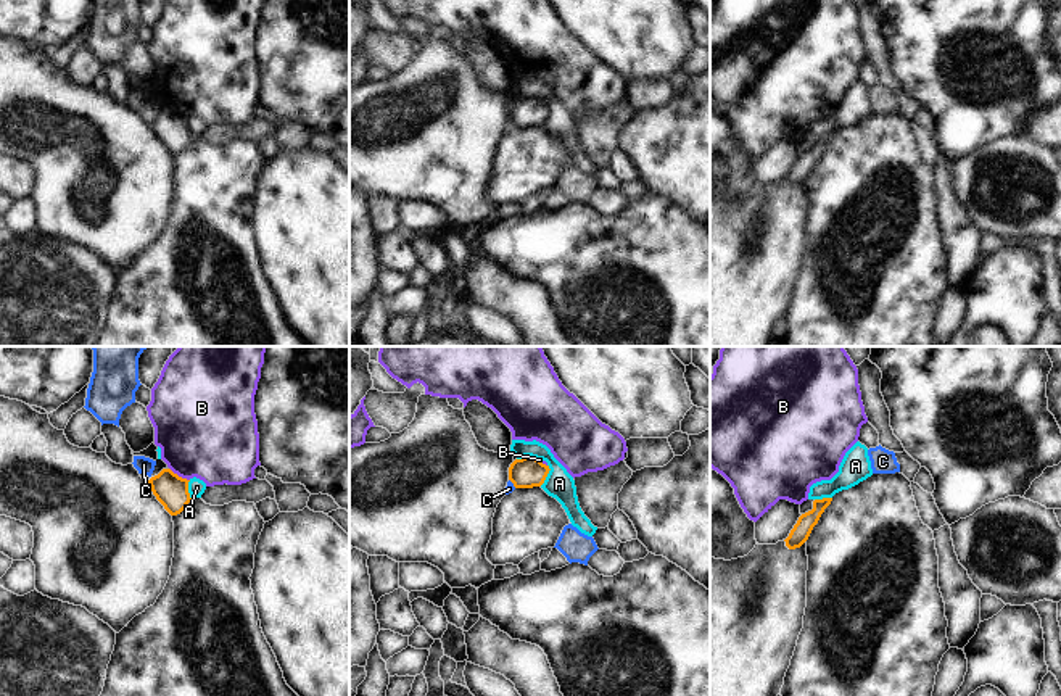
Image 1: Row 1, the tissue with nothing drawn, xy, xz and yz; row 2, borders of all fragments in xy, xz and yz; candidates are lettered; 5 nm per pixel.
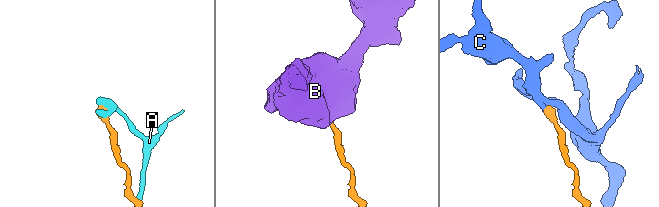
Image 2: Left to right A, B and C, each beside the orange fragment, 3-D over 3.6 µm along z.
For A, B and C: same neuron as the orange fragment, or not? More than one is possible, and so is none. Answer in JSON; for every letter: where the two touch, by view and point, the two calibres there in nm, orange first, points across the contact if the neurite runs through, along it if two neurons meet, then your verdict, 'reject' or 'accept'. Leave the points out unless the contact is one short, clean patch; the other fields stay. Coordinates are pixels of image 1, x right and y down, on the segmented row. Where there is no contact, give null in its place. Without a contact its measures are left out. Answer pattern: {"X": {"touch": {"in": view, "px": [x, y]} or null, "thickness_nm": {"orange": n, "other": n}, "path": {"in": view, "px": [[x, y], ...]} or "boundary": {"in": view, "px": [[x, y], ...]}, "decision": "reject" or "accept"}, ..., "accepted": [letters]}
{"A": {"touch": {"in": "xz", "px": [527, 456]}, "thickness_nm": {"orange": 160, "other": 150}, "boundary": {"in": "xz", "px": [[538, 458], [522, 456], [517, 459]]}, "decision": "reject"}, "B": {"touch": {"in": "xy", "px": [177, 476]}, "thickness_nm": {"orange": 160, "other": 440}, "boundary": {"in": "xy", "px": [[169, 468], [189, 480]]}, "decision": "reject"}, "C": {"touch": {"in": "xz", "px": [512, 482]}, "thickness_nm": {"orange": 160, "other": 50}, "boundary": {"in": "xz", "px": [[509, 479], [516, 487]]}, "decision": "reject"}, "accepted": []}

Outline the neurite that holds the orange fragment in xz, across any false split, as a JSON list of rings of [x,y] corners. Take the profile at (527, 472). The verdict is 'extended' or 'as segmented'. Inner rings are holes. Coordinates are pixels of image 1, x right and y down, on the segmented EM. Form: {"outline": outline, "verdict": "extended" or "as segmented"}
{"outline": [[[525,456],[515,459],[509,467],[509,480],[515,488],[533,488],[541,487],[549,474],[549,466],[539,459]]], "verdict": "as segmented"}

